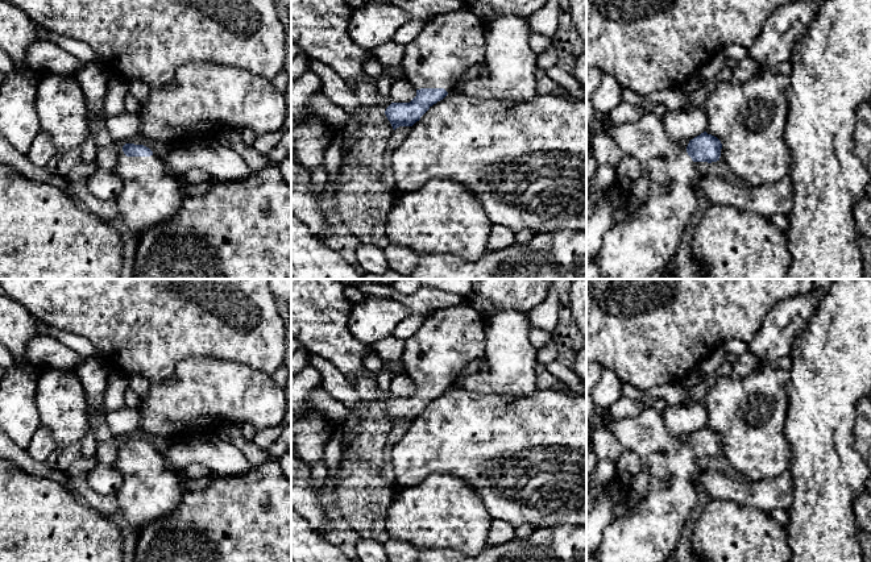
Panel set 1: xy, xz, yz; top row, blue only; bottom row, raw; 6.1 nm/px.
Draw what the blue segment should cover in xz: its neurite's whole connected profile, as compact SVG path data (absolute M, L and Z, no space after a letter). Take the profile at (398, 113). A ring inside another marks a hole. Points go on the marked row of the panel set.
M468 7L437 13L424 21L420 33L405 46L402 68L406 80L416 89L410 103L391 103L385 115L393 129L412 126L437 101L456 88L459 79L473 66L486 63L486 42Z

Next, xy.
M125 143L115 171L123 180L123 191L115 201L128 229L137 236L177 215L184 197L190 195L191 184L186 176L173 174L163 159L144 145Z

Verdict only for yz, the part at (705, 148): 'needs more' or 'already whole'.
needs more

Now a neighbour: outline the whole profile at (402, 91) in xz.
M405 79L395 80L389 93L393 103L410 103L415 96L416 89Z

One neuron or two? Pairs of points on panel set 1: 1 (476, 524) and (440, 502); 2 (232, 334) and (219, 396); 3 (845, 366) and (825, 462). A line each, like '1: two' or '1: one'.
1: one
2: two
3: one

